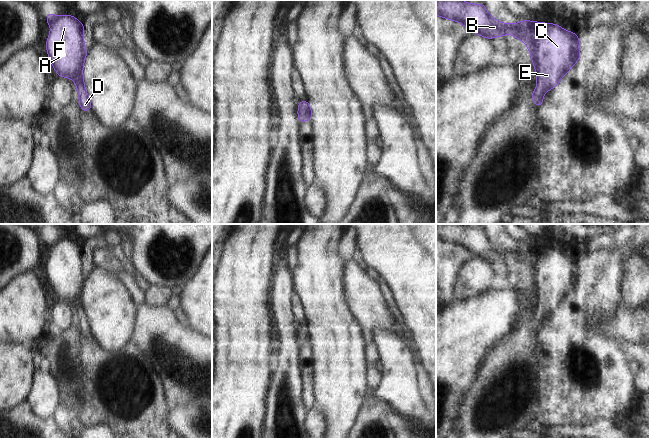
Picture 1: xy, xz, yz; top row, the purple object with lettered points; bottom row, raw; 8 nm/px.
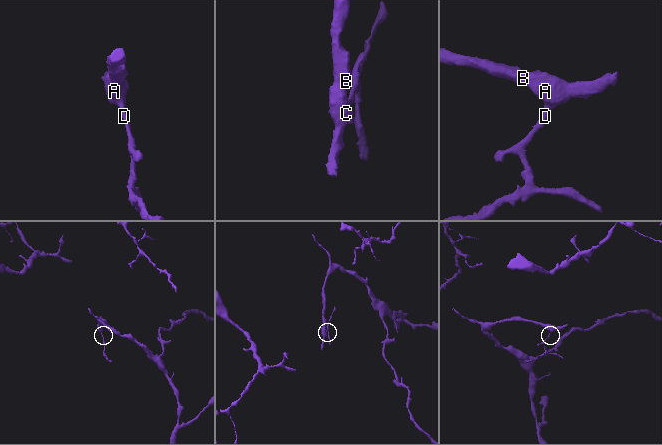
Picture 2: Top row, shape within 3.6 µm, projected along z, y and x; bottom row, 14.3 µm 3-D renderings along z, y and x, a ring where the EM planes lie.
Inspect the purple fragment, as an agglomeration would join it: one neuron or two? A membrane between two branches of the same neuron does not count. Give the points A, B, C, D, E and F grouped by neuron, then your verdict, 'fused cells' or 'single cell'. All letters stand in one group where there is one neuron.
A B C D E F | single cell

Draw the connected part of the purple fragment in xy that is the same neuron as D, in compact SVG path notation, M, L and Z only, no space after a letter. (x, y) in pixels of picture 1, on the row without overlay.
M47 236L47 247L51 251L50 258L46 265L48 283L60 301L71 302L75 306L82 335L92 334L90 322L85 313L83 304L83 289L88 277L84 270L84 248L78 245L74 240L57 240L50 236Z

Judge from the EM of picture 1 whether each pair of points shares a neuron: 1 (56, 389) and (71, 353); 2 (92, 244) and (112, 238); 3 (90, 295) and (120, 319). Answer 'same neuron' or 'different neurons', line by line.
1: different neurons
2: different neurons
3: same neuron

